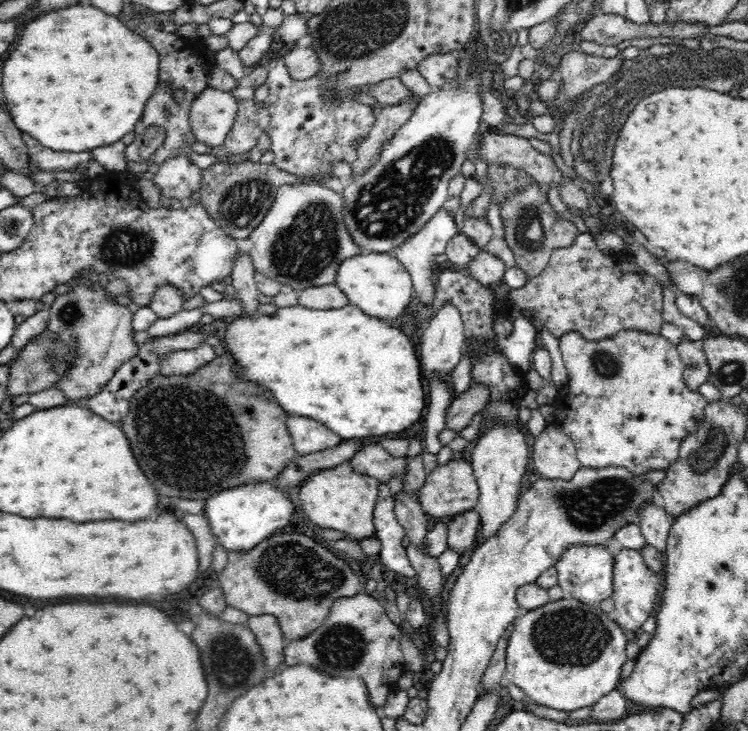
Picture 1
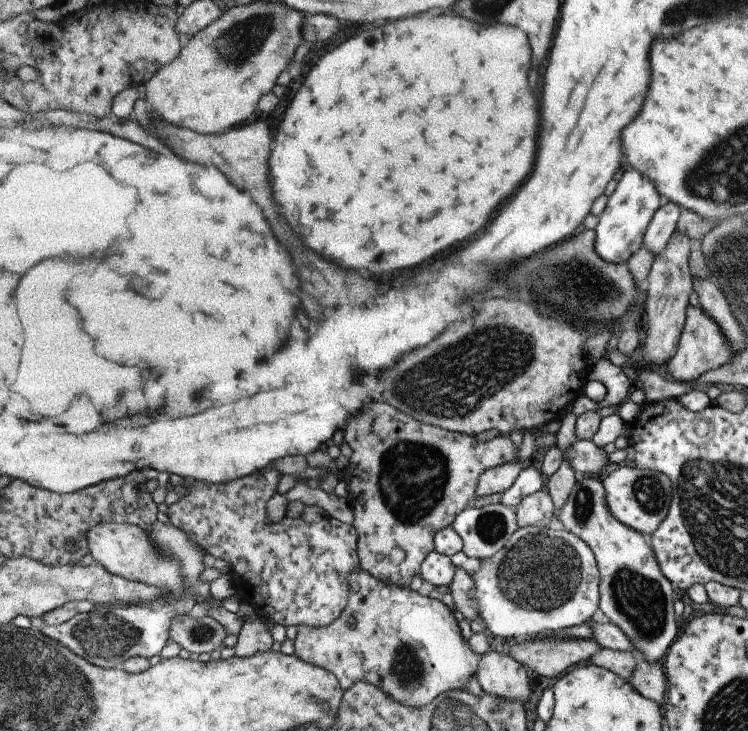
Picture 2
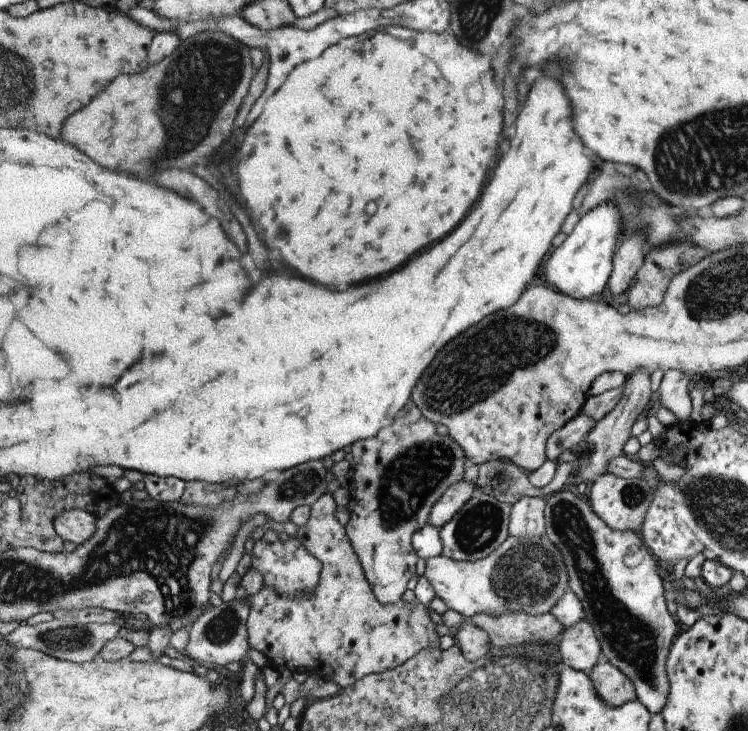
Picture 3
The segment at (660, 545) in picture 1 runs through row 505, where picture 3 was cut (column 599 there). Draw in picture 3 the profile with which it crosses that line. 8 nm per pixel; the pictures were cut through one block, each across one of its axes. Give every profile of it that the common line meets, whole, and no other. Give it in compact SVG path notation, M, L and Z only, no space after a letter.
M579 620L559 634L559 656L561 668L573 668L577 672L591 674L597 656L601 652L599 640L587 620Z

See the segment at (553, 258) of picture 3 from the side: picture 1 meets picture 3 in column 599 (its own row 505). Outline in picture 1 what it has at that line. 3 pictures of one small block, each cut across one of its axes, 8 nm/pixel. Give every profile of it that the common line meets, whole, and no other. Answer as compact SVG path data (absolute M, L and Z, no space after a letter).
M274 482L244 484L232 490L224 490L204 502L204 518L214 538L214 546L232 554L256 550L260 542L268 540L276 530L284 528L290 522L294 510L296 508L290 502L290 496L278 490Z

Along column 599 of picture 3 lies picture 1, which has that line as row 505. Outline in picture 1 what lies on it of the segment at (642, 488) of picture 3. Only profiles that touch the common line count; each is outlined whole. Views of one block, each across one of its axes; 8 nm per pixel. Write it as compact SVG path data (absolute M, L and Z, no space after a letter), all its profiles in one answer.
M496 422L490 428L484 428L480 438L476 440L476 448L472 452L472 476L476 476L478 486L478 504L476 512L480 514L480 536L482 542L496 536L496 532L514 516L520 496L522 496L522 476L528 466L530 448L526 444L524 430L514 428L506 422Z

